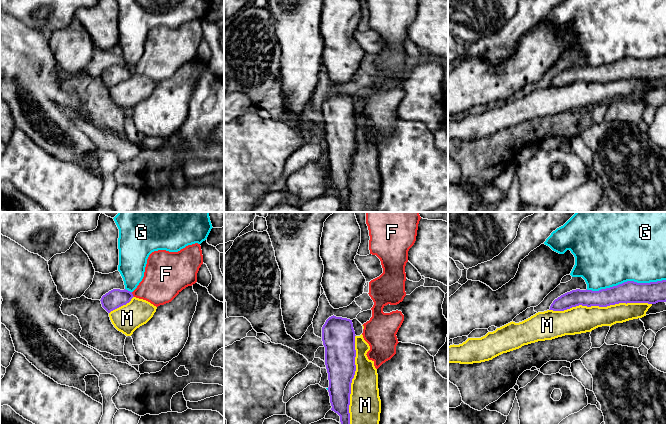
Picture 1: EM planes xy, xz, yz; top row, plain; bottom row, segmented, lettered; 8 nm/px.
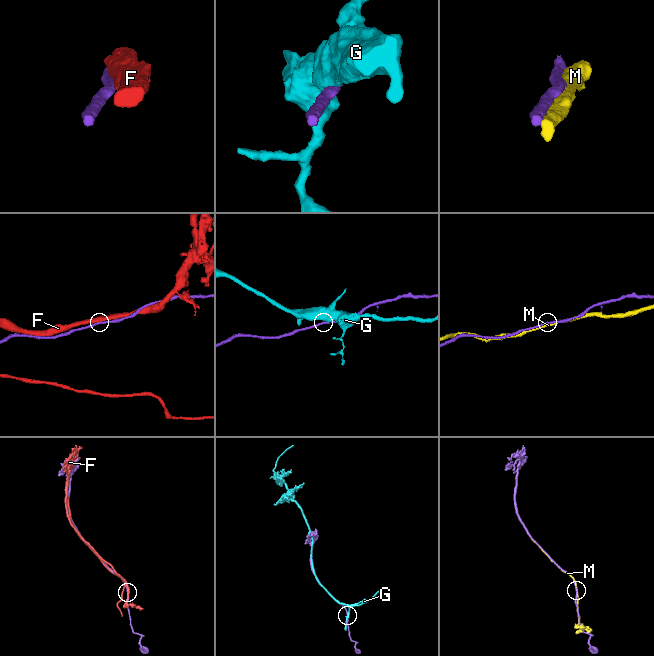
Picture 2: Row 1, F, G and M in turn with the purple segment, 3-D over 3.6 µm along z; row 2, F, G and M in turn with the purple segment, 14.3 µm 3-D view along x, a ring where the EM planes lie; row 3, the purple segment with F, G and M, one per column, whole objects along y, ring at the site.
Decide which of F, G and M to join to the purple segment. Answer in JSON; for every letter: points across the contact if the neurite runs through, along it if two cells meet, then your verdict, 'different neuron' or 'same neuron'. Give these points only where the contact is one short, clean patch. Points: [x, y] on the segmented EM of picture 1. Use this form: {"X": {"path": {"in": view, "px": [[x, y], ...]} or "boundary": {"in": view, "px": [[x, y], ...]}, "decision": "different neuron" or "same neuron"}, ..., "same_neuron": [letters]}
{"F": {"decision": "different neuron"}, "G": {"decision": "different neuron"}, "M": {"decision": "same neuron"}, "same_neuron": ["M"]}

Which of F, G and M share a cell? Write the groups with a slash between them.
F / G / M

